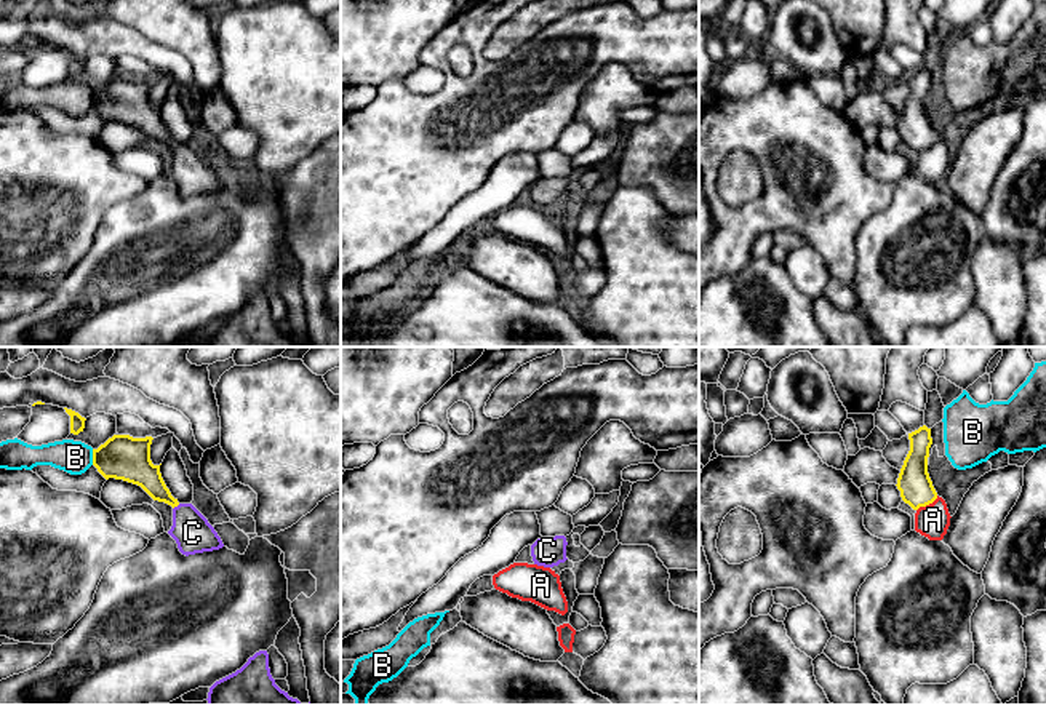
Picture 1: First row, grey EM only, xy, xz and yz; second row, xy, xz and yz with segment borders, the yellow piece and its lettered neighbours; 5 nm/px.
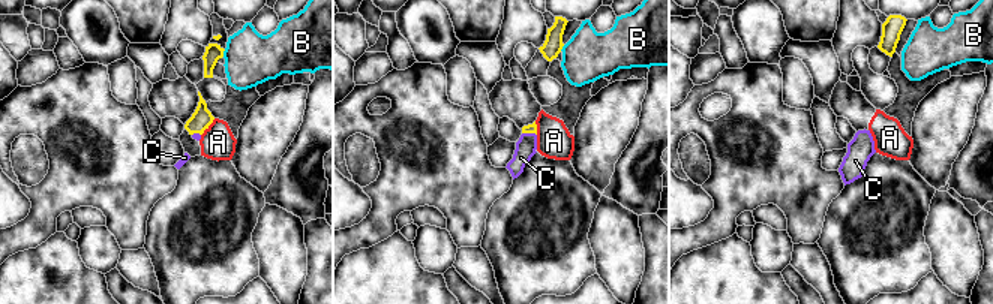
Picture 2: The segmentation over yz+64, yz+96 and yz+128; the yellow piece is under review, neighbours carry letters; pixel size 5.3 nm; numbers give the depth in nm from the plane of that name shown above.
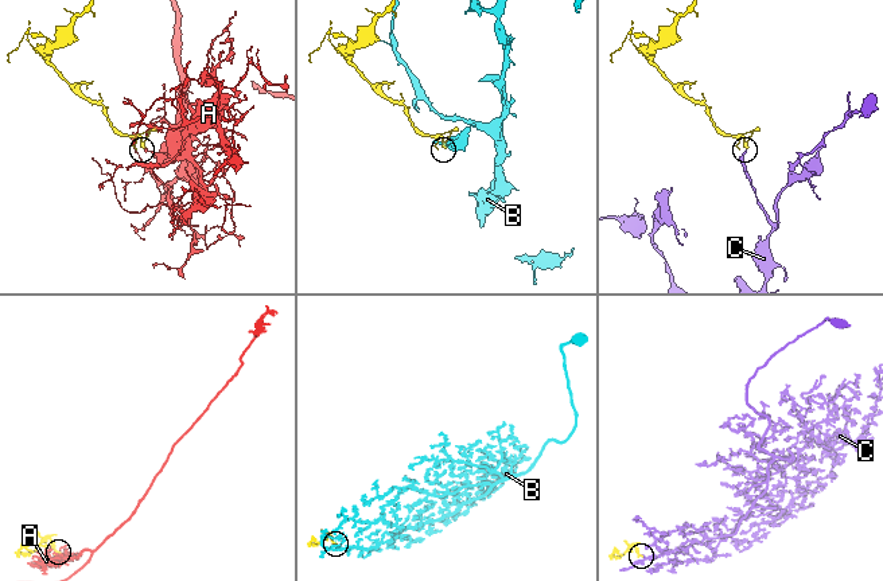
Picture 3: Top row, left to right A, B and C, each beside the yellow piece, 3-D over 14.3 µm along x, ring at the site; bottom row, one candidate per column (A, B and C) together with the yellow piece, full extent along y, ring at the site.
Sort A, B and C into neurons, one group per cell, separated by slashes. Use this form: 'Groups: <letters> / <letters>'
Groups: A / B / C

